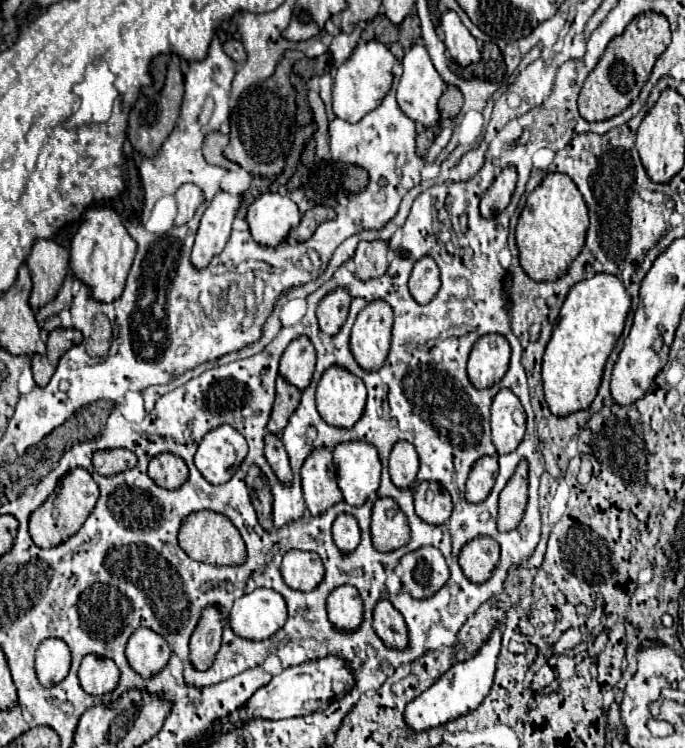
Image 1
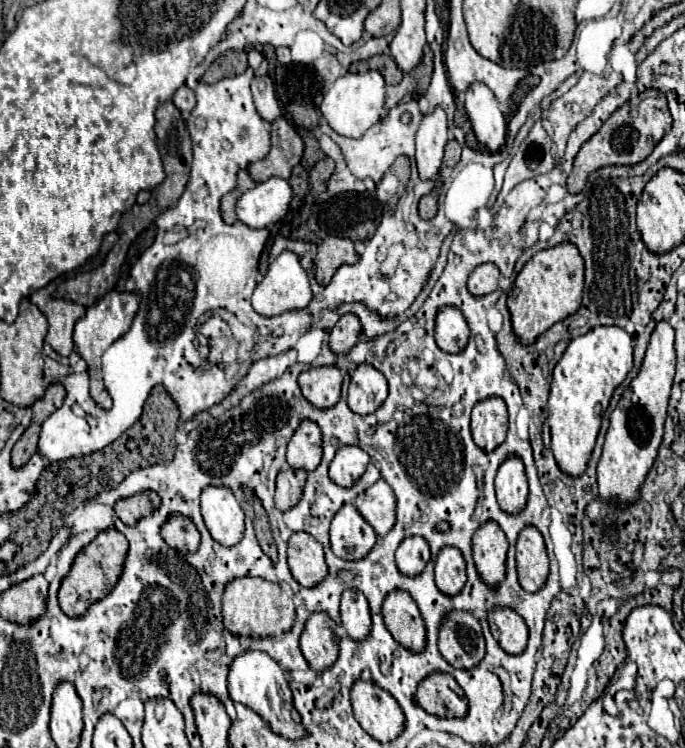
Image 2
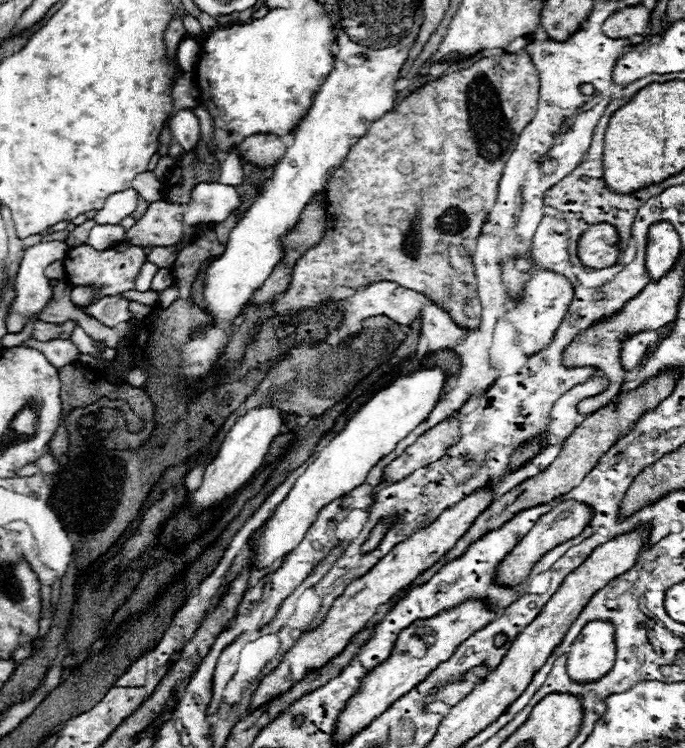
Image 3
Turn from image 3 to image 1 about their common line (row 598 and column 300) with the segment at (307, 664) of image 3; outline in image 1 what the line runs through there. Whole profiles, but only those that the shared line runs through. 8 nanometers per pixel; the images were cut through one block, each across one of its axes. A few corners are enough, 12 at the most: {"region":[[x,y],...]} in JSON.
{"region":[[296,338],[280,358],[280,374],[304,390],[316,364],[310,338]]}

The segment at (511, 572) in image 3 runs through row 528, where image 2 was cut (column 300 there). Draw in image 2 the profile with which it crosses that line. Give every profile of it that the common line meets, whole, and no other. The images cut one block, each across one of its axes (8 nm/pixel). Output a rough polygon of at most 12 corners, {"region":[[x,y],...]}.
{"region":[[308,532],[288,540],[288,564],[302,586],[326,574],[320,542]]}

